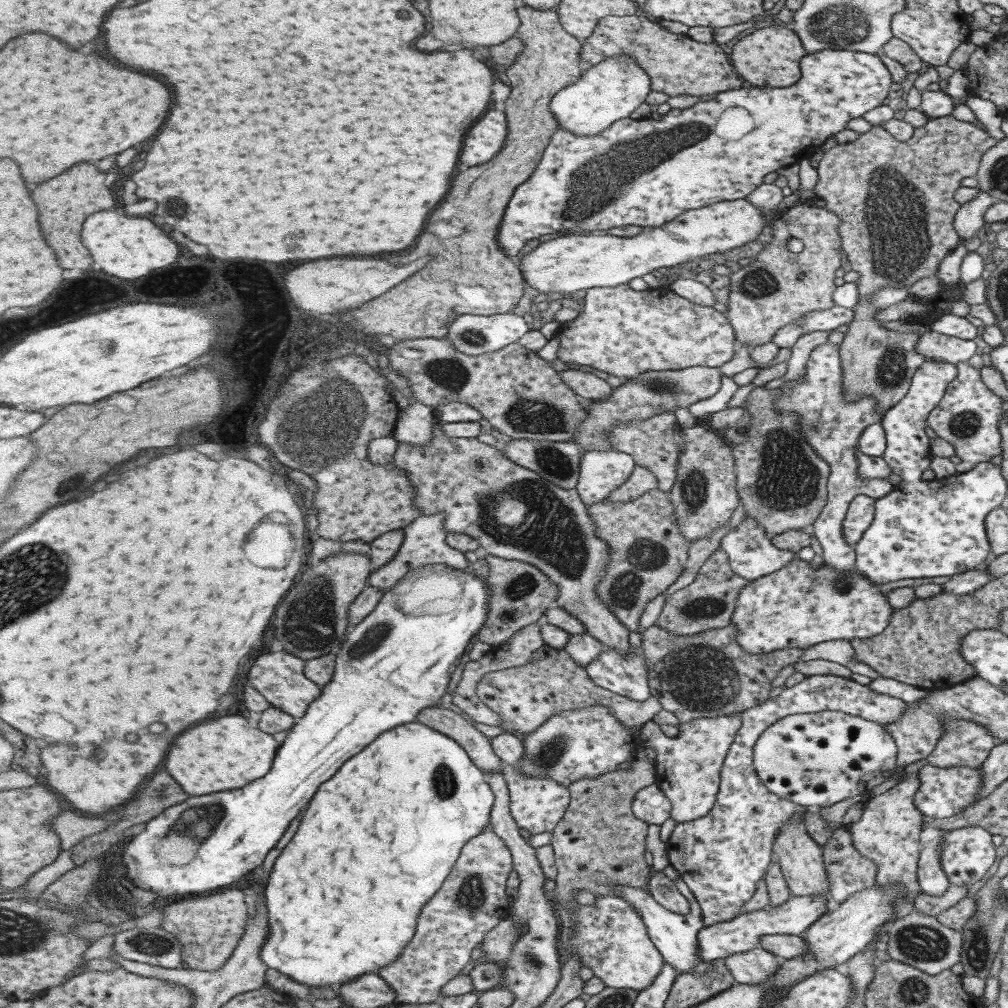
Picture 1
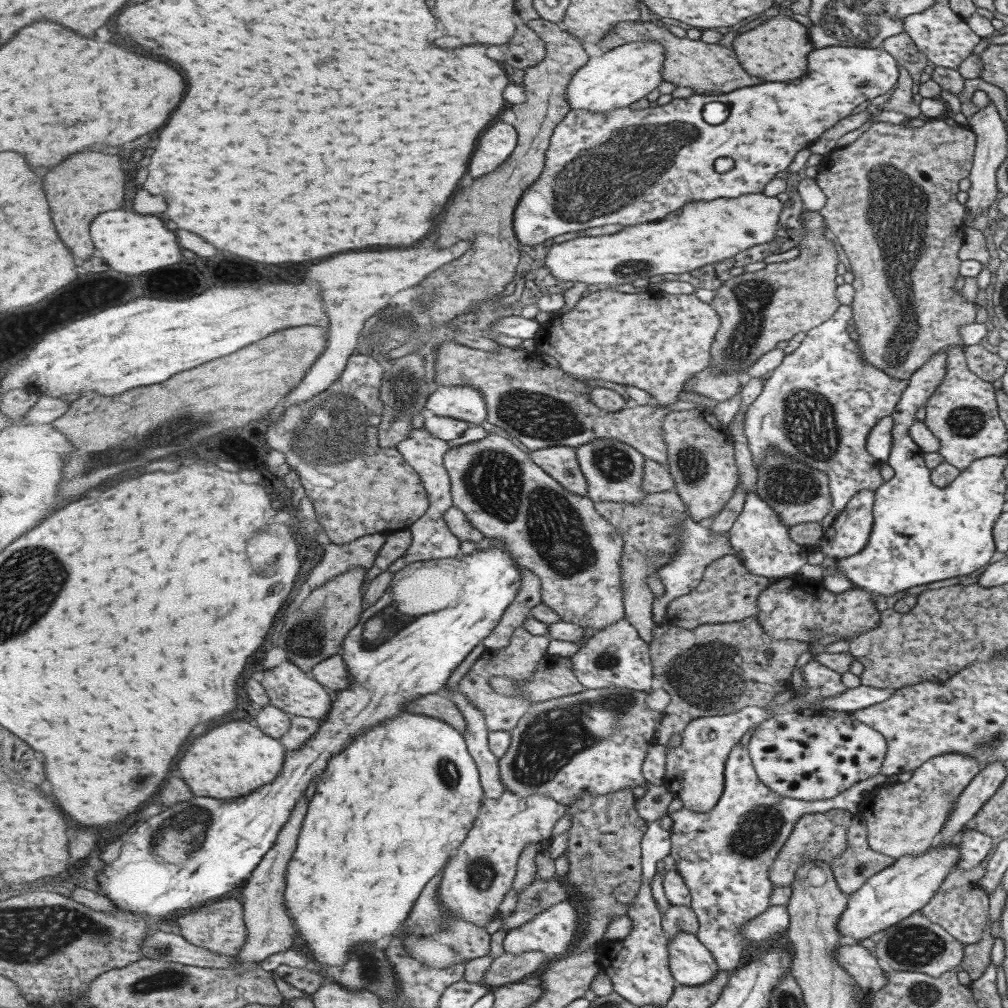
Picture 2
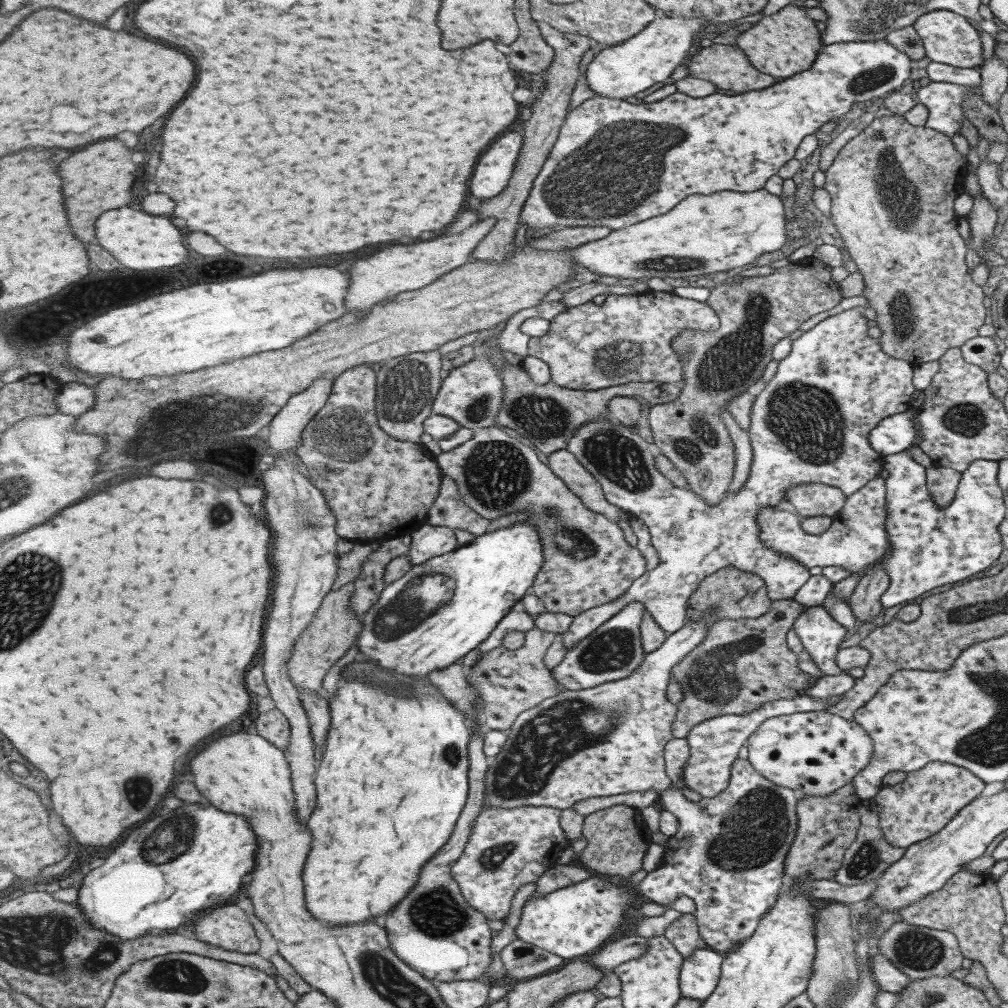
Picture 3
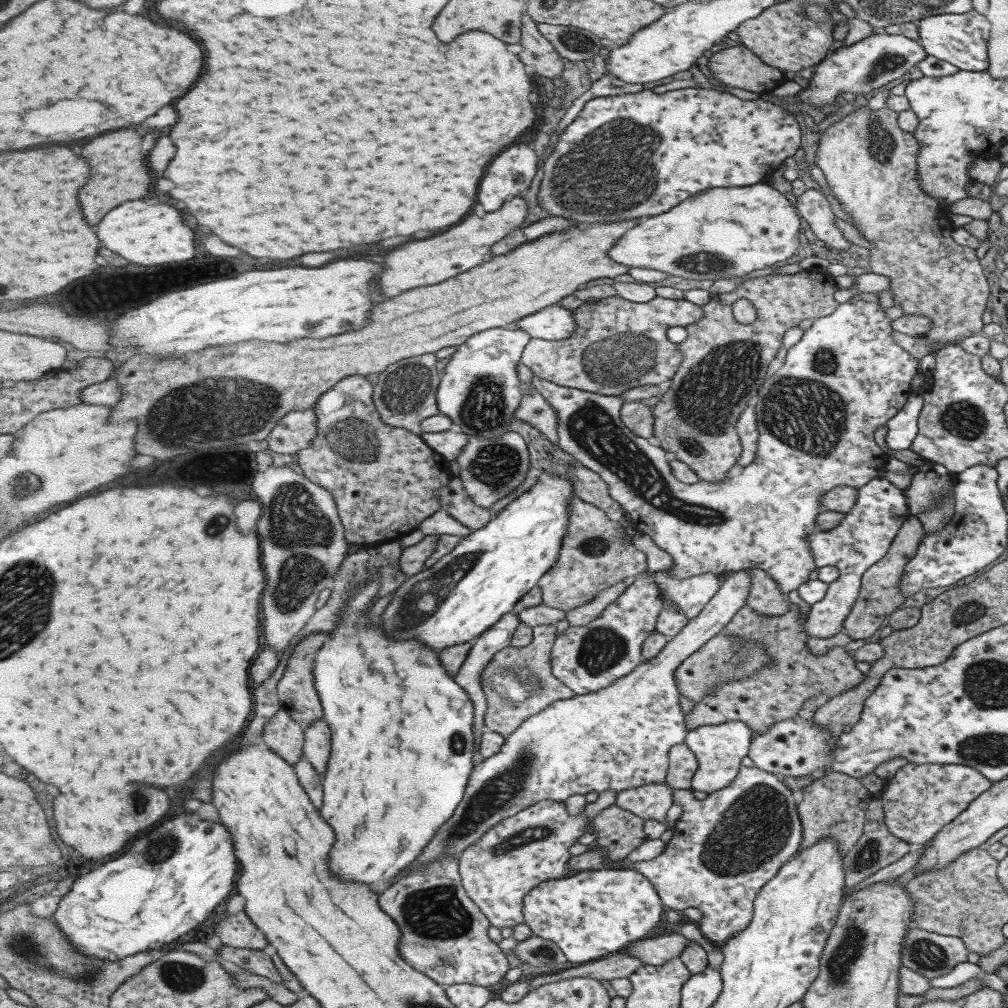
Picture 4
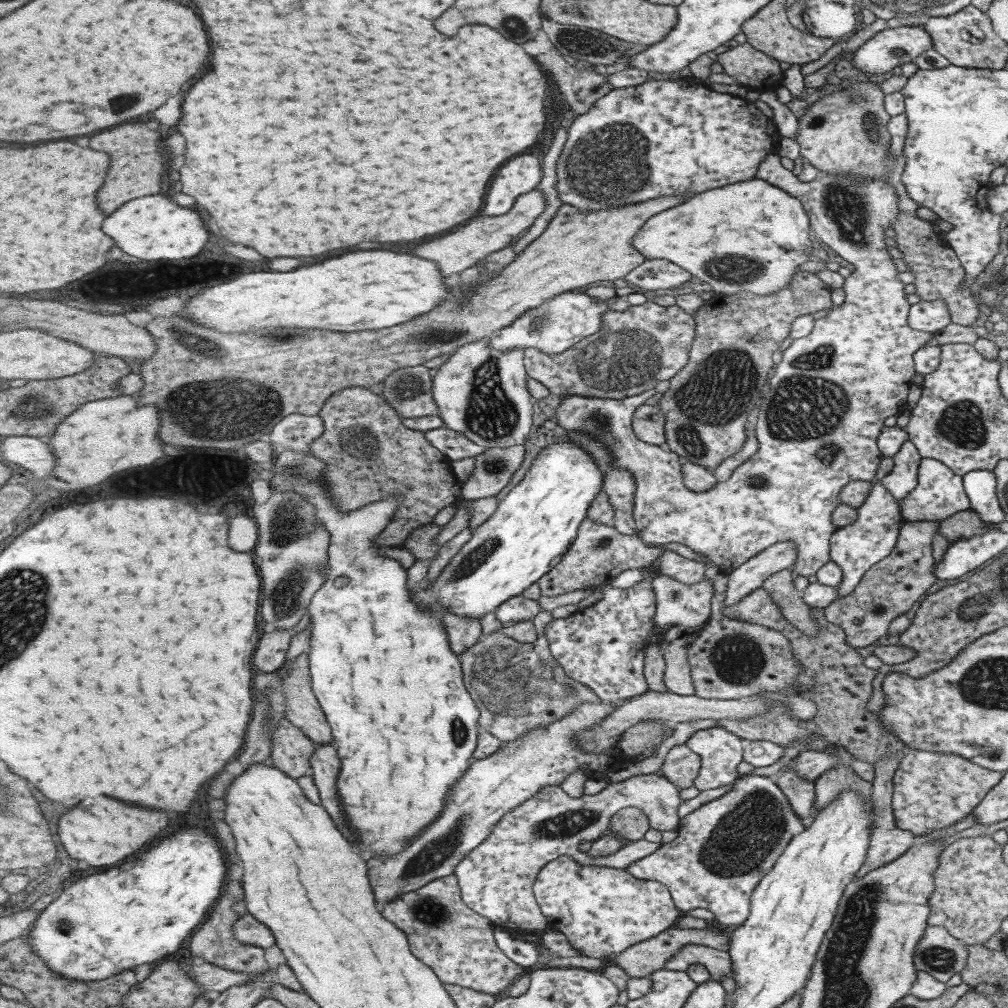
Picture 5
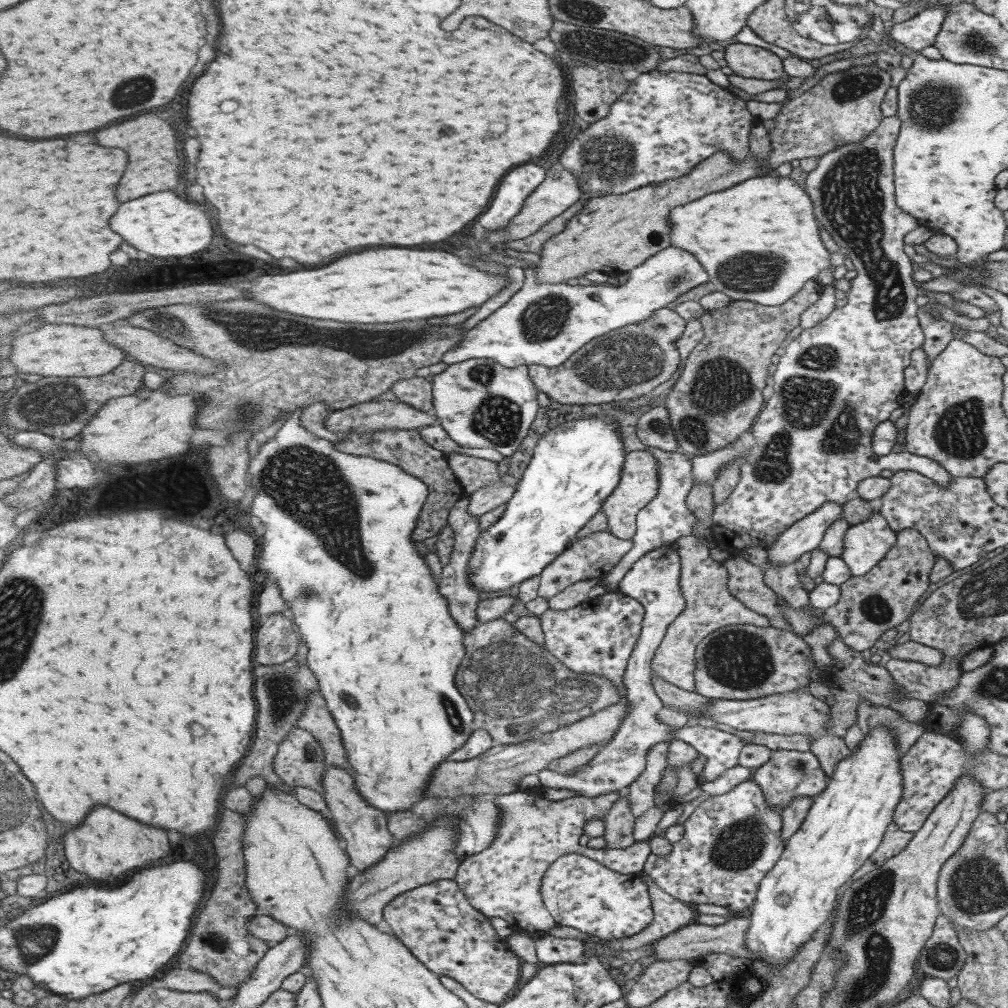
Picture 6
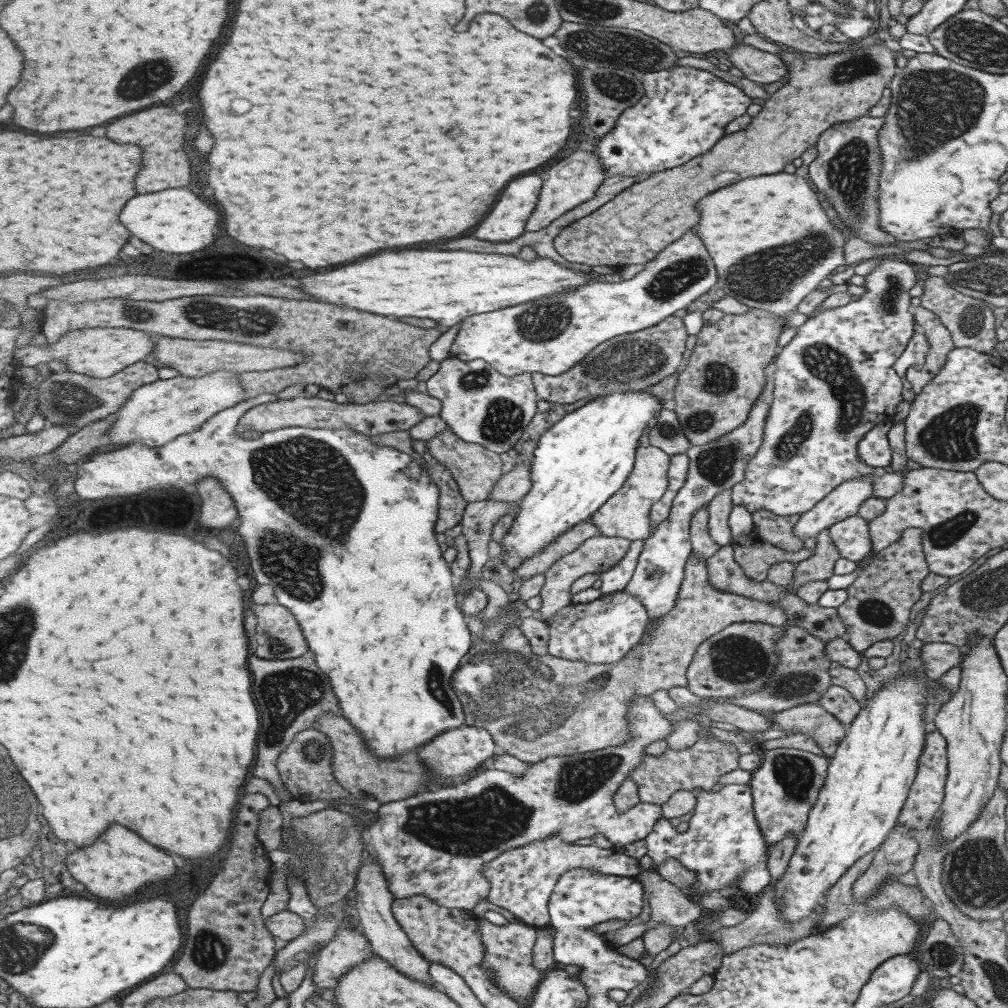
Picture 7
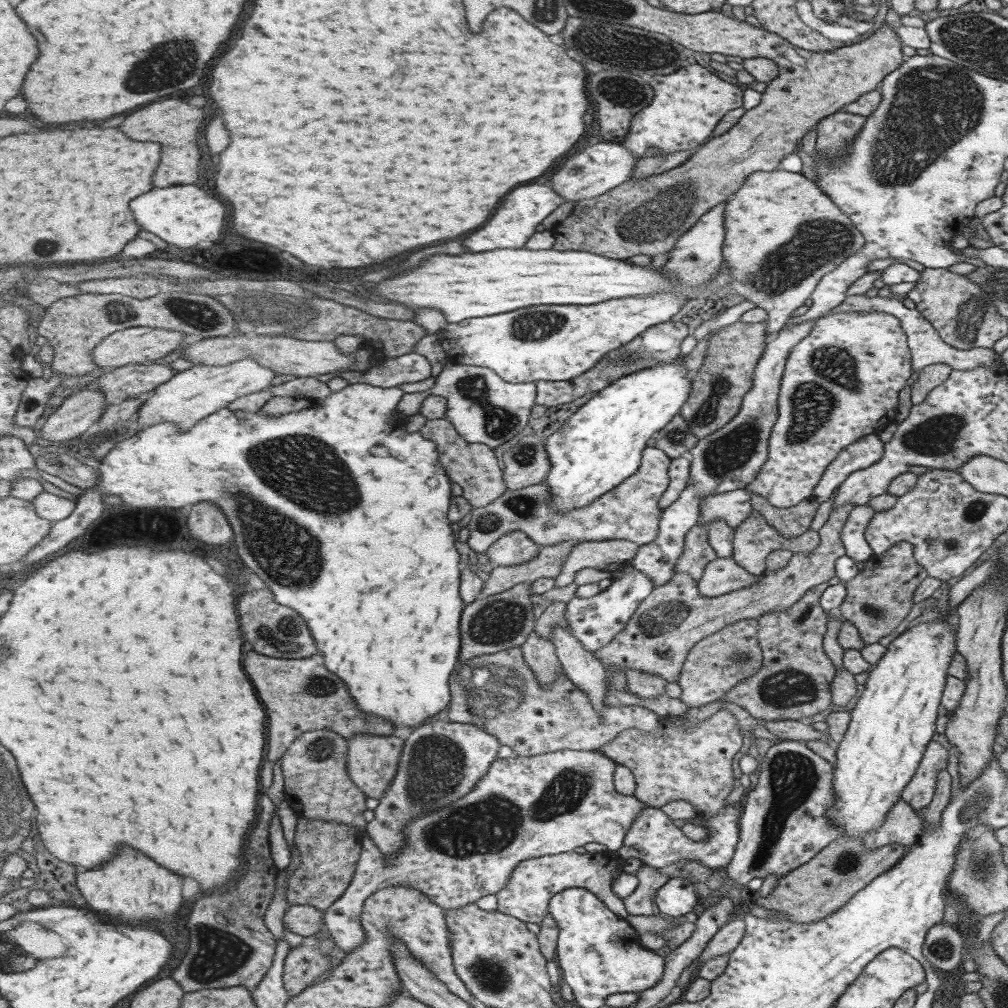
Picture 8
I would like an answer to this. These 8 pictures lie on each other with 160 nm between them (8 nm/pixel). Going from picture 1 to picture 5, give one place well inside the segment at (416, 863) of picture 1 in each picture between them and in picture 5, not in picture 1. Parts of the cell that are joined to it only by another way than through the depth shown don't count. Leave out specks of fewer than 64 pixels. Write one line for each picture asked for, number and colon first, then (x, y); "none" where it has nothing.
2: (391, 810)
3: (410, 757)
4: (398, 772)
5: (382, 667)

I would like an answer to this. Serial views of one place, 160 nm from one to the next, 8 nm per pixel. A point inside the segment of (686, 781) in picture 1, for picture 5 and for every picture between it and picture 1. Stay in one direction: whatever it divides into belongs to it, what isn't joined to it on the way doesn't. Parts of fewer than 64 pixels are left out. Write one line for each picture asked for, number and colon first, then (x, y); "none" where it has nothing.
2: (695, 770)
3: (714, 743)
4: (718, 748)
5: (720, 752)

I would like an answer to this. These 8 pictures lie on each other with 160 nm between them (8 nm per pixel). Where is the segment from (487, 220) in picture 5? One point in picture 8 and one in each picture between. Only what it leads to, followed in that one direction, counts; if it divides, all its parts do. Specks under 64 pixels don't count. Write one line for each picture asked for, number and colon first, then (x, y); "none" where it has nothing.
6: (561, 189)
7: (575, 180)
8: (597, 170)

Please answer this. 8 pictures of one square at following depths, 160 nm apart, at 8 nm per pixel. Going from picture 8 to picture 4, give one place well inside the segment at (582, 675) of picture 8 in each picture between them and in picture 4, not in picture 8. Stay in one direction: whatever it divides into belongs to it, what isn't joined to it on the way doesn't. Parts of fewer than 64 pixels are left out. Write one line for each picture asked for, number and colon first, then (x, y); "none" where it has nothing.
4: (597, 553)
5: (600, 553)
6: (593, 556)
7: (601, 553)

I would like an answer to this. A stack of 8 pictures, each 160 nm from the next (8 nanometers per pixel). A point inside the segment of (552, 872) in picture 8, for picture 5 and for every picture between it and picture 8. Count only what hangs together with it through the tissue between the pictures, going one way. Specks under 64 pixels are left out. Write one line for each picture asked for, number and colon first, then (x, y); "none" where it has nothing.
5: (497, 879)
6: (505, 881)
7: (522, 880)

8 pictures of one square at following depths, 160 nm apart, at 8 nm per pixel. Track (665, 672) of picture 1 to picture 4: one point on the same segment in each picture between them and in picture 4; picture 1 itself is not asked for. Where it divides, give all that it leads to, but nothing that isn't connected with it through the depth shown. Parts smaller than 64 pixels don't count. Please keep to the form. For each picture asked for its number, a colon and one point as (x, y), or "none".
2: (713, 669)
3: (741, 664)
4: (776, 692)

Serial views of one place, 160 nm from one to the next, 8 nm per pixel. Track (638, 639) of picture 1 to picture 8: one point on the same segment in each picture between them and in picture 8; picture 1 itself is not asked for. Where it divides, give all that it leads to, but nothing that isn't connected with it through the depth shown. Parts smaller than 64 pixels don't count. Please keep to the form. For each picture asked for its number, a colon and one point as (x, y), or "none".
2: (617, 656)
3: (614, 651)
4: (589, 658)
5: (603, 646)
6: (599, 636)
7: (604, 631)
8: (596, 621)

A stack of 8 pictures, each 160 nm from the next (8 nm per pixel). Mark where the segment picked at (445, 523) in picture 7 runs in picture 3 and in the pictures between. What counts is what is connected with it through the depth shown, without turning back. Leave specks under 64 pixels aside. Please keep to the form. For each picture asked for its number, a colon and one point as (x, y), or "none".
3: (379, 487)
4: (385, 480)
5: (371, 453)
6: (406, 448)

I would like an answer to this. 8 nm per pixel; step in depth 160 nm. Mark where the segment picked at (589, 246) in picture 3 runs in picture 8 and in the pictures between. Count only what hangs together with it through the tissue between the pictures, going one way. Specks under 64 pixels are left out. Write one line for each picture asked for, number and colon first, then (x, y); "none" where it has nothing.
4: (723, 233)
5: (751, 220)
6: (758, 241)
7: (772, 242)
8: (779, 245)

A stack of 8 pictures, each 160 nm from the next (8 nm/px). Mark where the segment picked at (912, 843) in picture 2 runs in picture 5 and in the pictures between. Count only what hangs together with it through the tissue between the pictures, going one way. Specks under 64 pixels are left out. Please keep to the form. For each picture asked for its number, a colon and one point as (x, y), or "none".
3: (910, 811)
4: (918, 800)
5: (930, 791)

